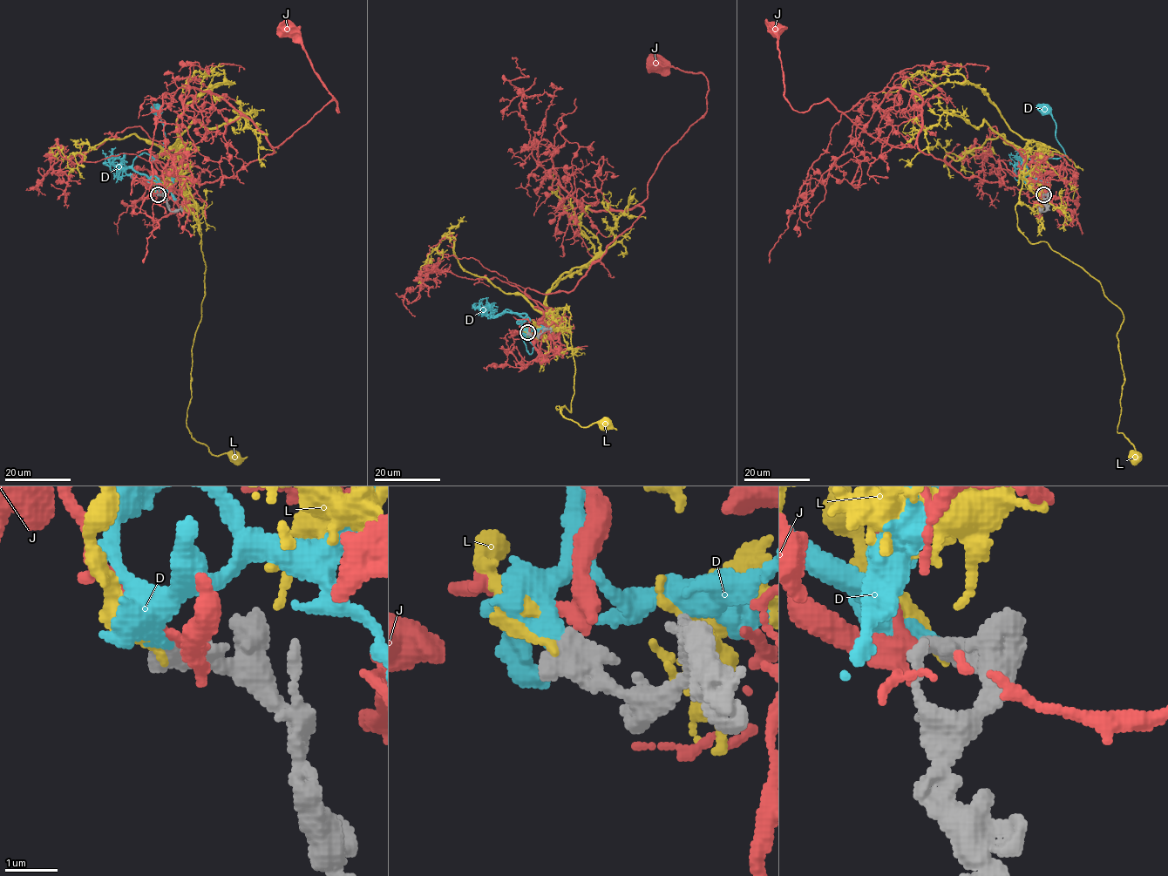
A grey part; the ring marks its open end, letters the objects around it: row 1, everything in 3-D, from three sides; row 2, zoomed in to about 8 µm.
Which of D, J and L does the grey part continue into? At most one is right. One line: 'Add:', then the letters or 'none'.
Add: D

